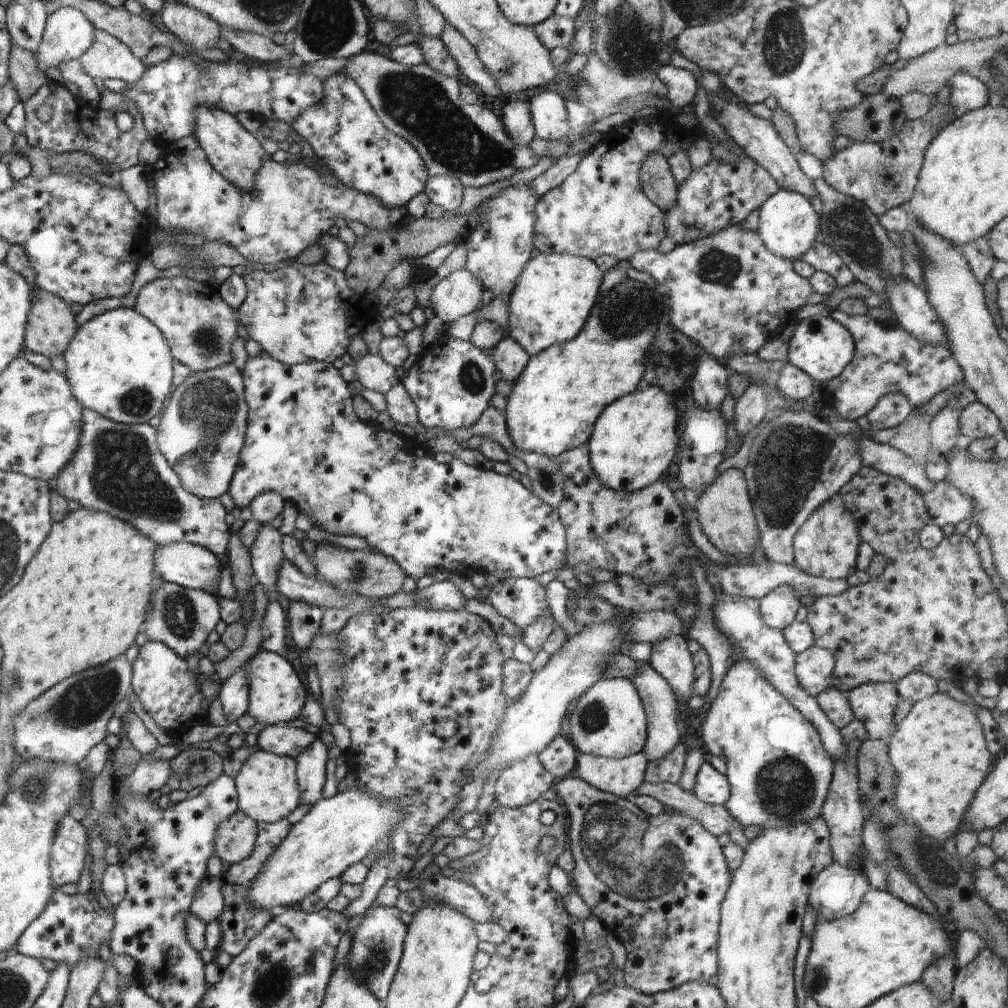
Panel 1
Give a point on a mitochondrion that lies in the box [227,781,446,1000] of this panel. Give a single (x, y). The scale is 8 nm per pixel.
(377, 956)

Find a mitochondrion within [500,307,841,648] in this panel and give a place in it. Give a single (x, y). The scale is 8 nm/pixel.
(790, 459)

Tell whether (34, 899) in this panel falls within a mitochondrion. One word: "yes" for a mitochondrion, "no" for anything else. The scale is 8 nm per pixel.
no

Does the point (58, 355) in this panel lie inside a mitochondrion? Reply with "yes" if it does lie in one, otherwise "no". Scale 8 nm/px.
no

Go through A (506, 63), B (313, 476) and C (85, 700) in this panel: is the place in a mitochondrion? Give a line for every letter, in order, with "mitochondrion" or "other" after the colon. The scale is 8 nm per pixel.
A: mitochondrion
B: mitochondrion
C: mitochondrion

